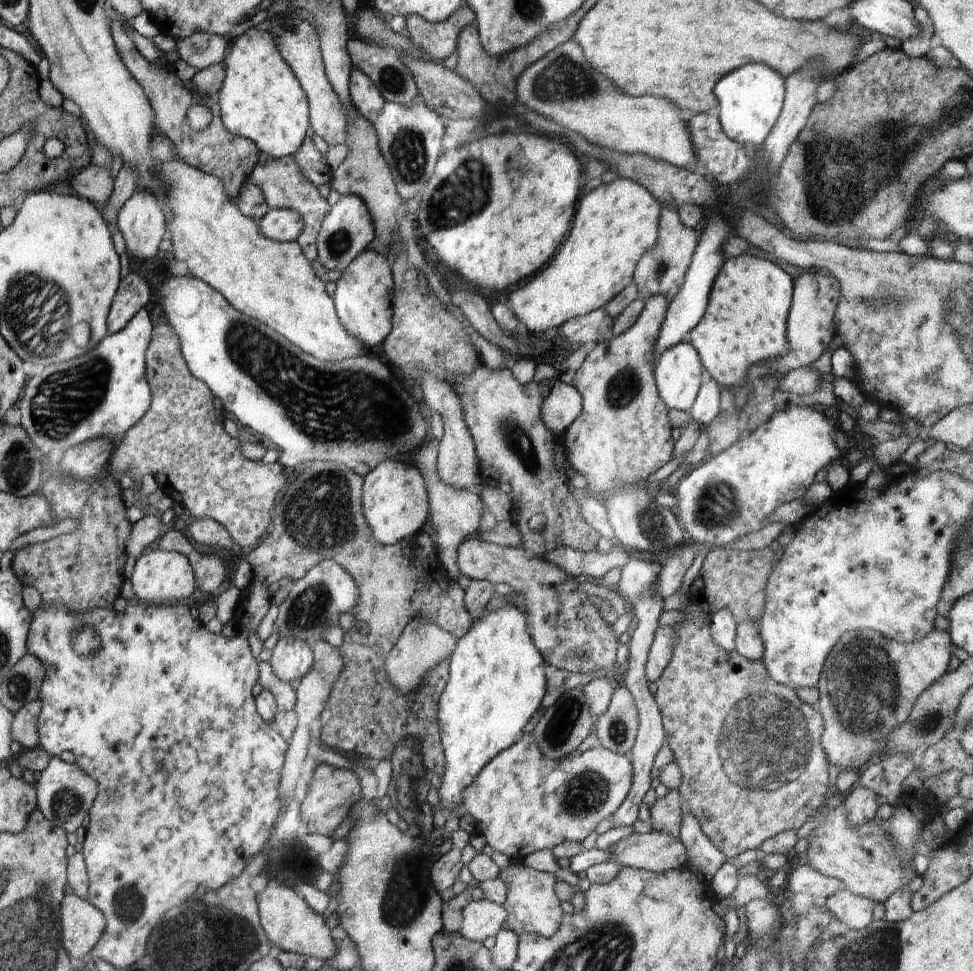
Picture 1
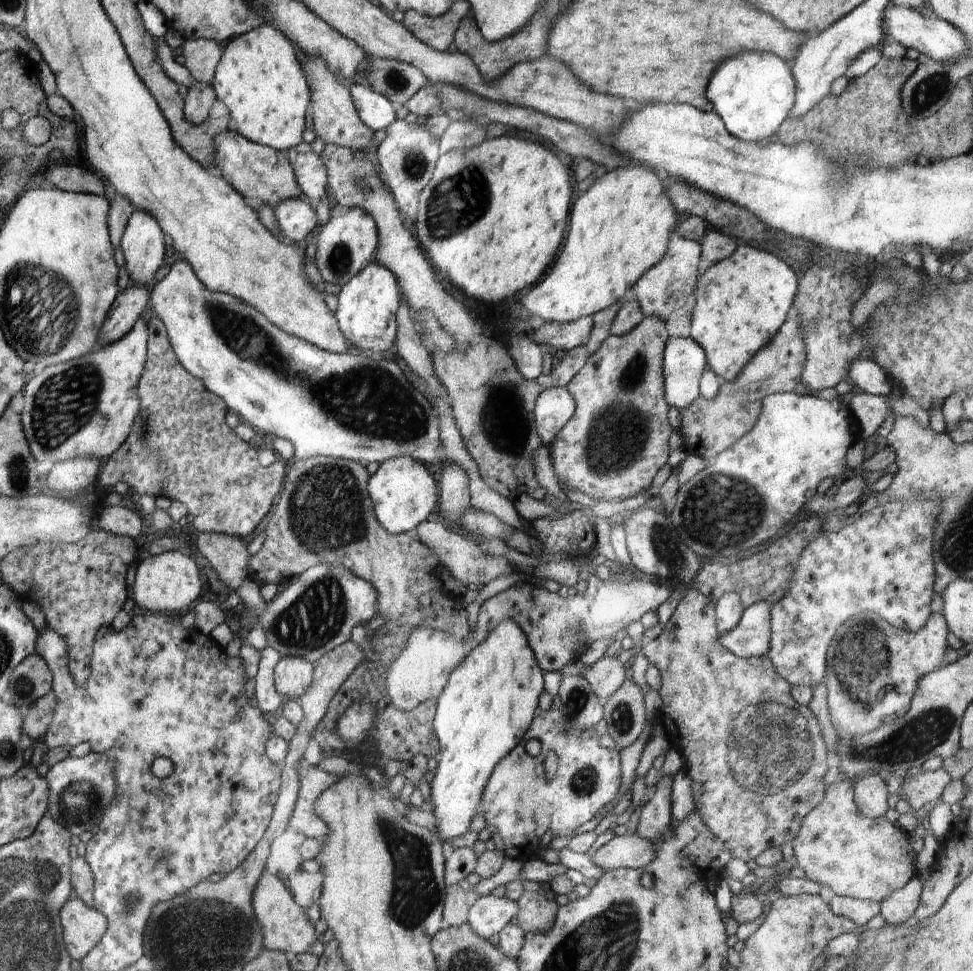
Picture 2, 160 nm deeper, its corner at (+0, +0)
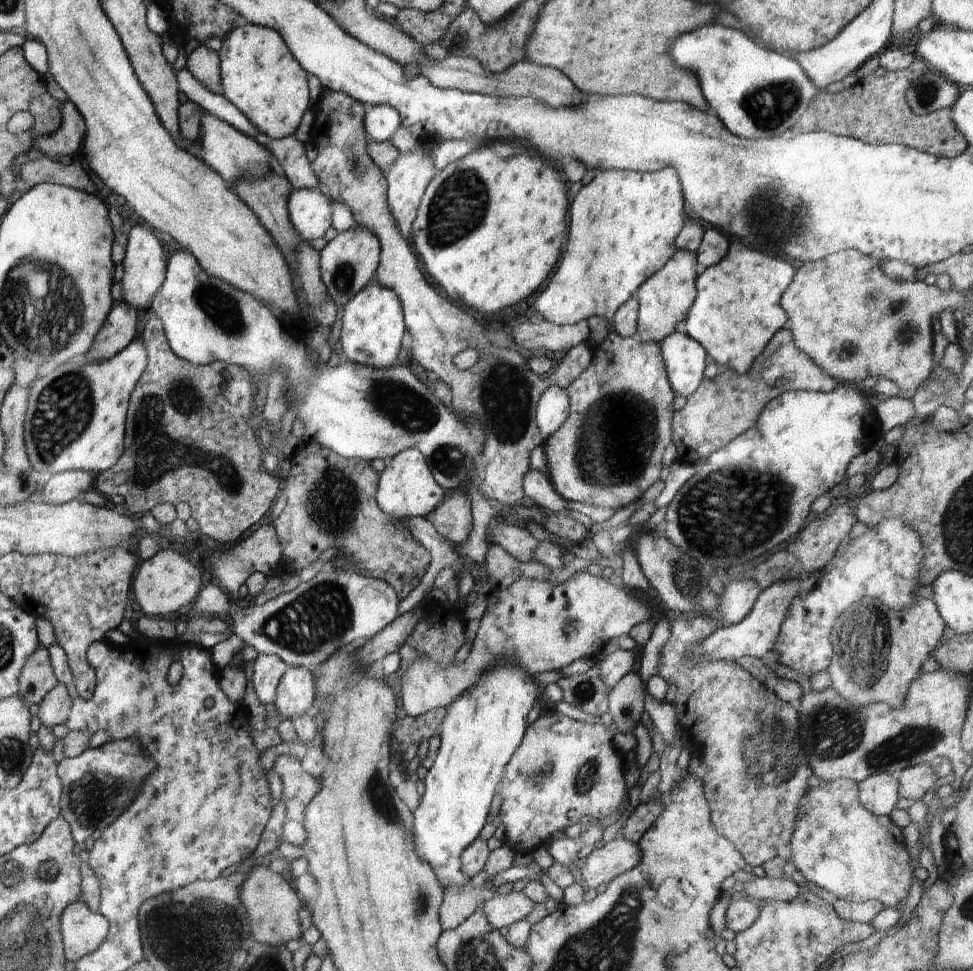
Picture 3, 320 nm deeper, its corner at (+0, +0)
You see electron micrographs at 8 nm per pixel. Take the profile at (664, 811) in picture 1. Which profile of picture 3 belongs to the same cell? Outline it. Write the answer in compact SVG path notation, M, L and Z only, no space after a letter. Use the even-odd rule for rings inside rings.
M653 798L646 803L640 803L628 814L618 835L636 845L656 818L660 816L662 809L661 803Z

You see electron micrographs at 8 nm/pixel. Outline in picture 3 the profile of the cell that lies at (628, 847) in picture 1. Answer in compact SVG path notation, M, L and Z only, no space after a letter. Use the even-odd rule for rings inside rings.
M618 835L598 848L588 849L582 855L582 883L586 889L608 884L619 874L639 863L640 848Z

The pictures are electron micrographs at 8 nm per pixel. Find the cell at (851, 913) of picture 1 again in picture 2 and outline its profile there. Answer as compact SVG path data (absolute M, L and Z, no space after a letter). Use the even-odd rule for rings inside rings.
M835 895L829 902L830 910L836 916L849 918L862 926L880 913L880 903L868 899L855 899Z

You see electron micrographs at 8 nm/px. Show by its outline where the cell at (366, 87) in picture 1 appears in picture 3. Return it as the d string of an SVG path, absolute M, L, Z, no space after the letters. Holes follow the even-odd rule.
M388 105L366 108L363 121L365 132L379 143L391 142L392 134L402 125L398 111Z

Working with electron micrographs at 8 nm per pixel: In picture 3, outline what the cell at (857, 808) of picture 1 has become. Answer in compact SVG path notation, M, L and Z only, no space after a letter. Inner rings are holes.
M883 772L867 776L857 783L861 805L875 815L889 816L896 807L899 796L899 782L891 773Z

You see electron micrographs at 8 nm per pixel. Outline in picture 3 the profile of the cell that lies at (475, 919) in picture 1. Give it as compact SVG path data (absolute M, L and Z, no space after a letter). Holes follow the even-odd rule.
M511 891L509 894L496 894L484 901L483 911L492 926L497 929L522 921L528 916L535 902L524 892Z

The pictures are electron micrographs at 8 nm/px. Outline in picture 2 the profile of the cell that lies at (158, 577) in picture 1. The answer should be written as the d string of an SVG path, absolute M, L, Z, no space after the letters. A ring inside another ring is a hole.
M179 550L150 555L138 562L135 583L131 598L144 612L182 612L200 596L200 574L198 566L190 556L184 556Z

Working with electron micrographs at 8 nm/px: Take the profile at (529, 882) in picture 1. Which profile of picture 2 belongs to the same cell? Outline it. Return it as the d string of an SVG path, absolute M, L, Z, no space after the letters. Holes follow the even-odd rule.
M524 881L523 895L517 900L518 914L510 924L519 926L524 933L547 931L555 923L558 904L550 884Z

